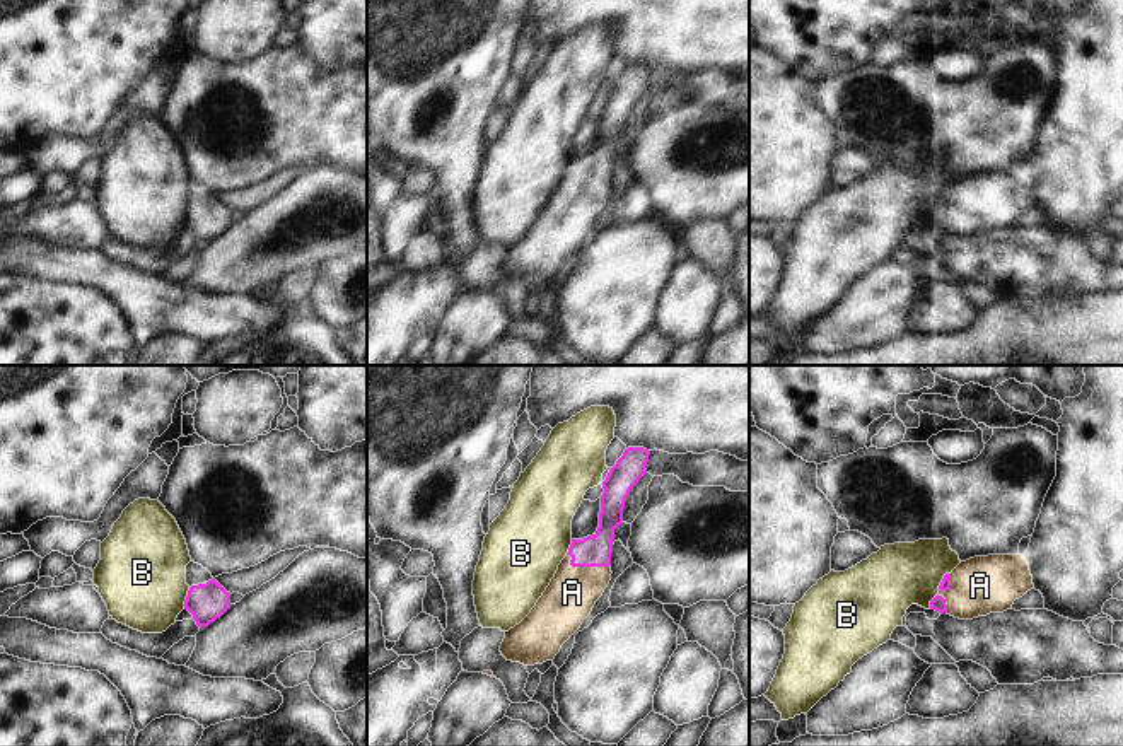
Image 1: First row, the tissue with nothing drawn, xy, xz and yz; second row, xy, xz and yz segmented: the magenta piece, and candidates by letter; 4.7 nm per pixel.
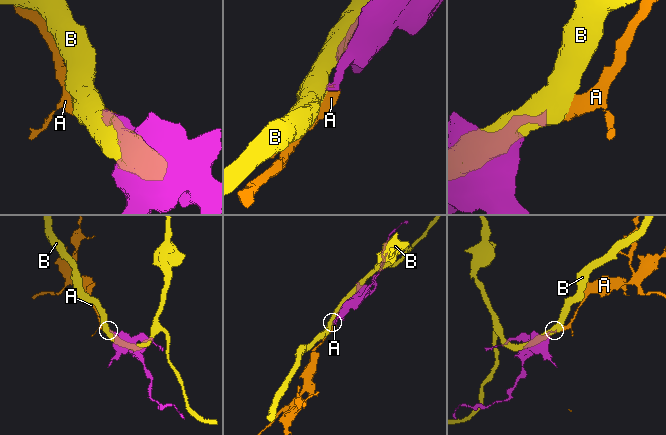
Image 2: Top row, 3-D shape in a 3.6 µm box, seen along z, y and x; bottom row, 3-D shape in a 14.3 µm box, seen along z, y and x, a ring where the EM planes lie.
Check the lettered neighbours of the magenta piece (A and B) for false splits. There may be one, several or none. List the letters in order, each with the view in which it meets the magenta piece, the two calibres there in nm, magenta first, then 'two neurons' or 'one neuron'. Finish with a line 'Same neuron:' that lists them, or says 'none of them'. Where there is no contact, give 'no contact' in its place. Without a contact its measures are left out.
A: xz | 150/240 nm | one neuron
B: xy | 180/420 nm | two neurons
Same neuron: A

